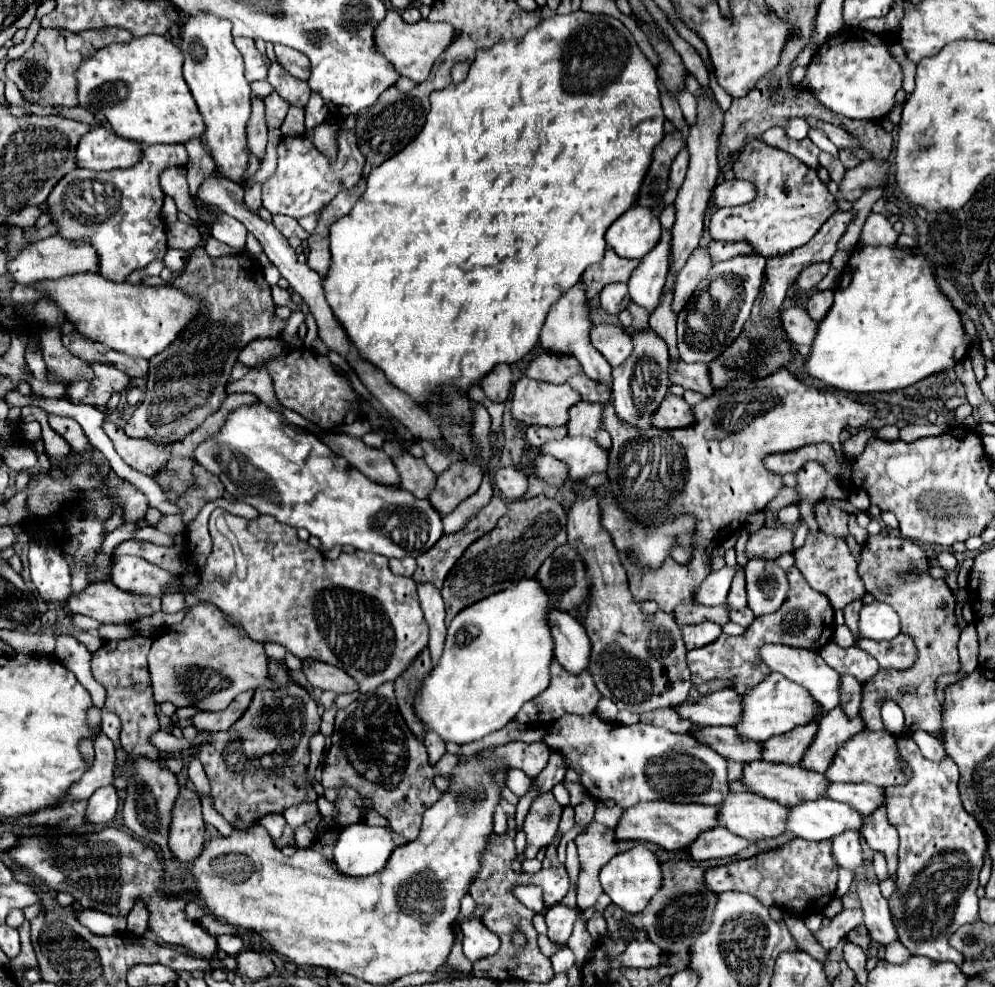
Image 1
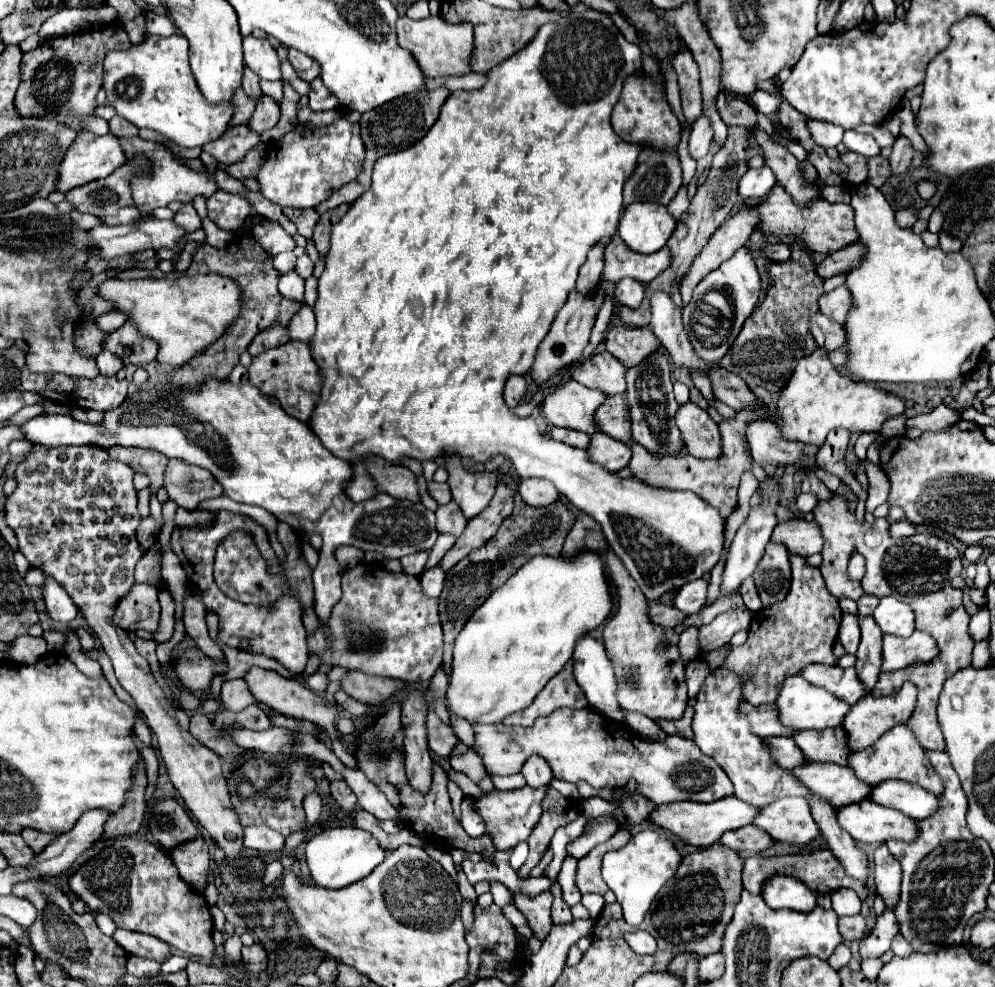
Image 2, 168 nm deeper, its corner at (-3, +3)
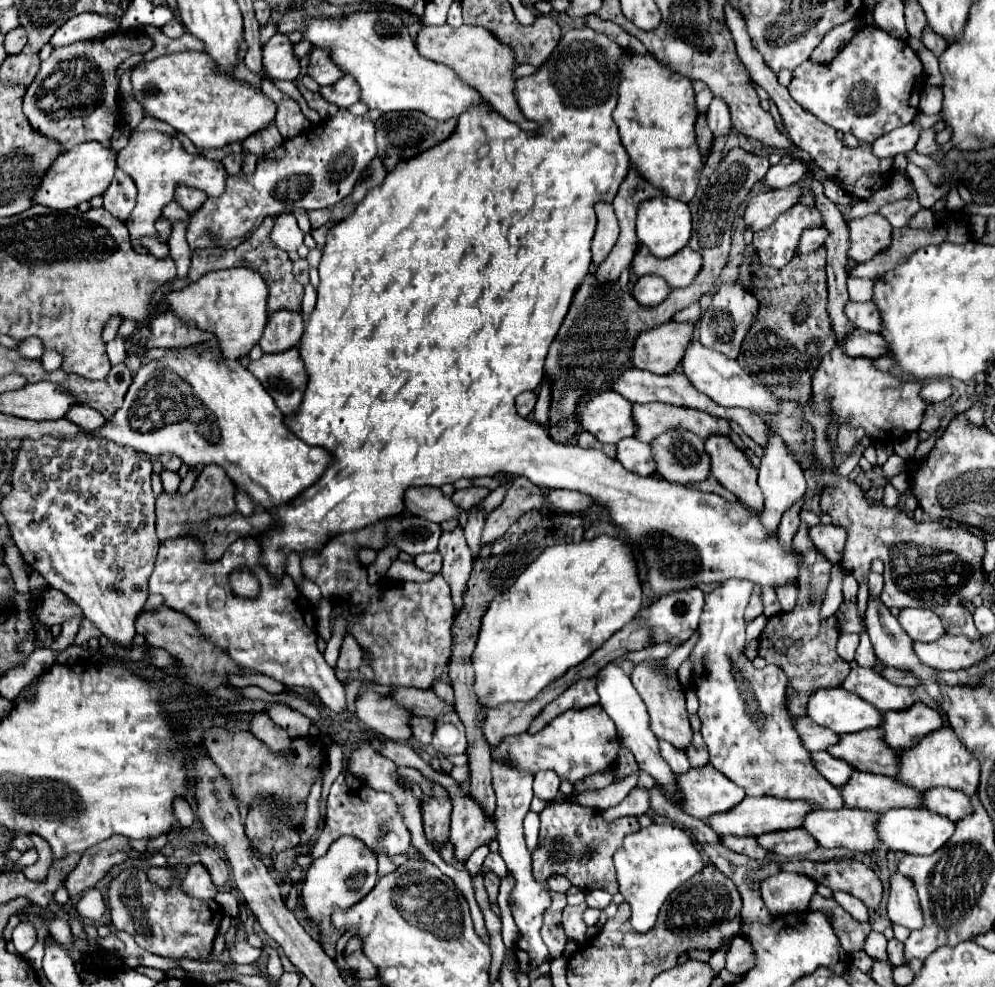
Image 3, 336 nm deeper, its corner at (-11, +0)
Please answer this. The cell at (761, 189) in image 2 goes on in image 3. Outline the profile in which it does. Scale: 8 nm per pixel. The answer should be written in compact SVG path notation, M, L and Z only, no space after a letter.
M783 157L775 167L771 167L763 179L765 189L775 189L775 187L791 187L795 185L805 173L809 171L809 167L805 165L805 161L801 159L791 159L791 157Z

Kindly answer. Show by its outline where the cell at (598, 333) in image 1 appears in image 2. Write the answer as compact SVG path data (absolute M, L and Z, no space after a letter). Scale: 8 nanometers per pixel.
M613 326L605 336L605 348L627 368L641 364L647 356L661 348L659 338L651 332L649 326Z

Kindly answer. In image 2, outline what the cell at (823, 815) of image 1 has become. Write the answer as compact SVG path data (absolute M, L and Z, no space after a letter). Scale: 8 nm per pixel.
M861 800L847 808L839 808L837 820L853 840L863 844L883 844L887 840L915 842L919 834L915 818L893 808L879 806L873 800Z

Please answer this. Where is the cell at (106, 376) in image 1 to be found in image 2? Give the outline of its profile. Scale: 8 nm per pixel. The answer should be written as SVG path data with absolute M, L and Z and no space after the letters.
M103 350L97 356L97 366L99 366L99 370L101 370L103 376L115 376L123 368L123 360L119 360L117 354L113 354L109 350Z

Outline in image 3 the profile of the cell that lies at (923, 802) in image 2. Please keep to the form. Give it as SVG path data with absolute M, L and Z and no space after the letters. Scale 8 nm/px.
M933 787L921 791L921 799L923 799L923 809L935 811L943 817L949 817L951 821L959 821L963 815L973 811L969 797L949 787Z

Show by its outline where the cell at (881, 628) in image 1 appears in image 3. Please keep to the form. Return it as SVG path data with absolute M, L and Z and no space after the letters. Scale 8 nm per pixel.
M901 609L897 619L913 641L927 643L945 635L941 619L929 609Z

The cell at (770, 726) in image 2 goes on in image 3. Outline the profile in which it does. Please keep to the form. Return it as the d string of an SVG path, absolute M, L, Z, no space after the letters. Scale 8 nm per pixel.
M809 717L795 719L795 731L799 731L799 739L803 739L807 751L825 751L829 745L837 743L837 733L813 723Z

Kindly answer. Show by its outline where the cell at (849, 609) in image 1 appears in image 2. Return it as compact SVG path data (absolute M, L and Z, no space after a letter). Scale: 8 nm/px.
M859 616L859 624L861 624L861 644L855 654L857 656L855 670L863 680L863 684L867 688L873 688L877 684L877 676L881 672L881 662L883 662L883 654L881 654L883 632L869 616L865 618Z

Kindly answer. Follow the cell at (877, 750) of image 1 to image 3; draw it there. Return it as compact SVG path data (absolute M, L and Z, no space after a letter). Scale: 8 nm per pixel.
M943 727L931 735L925 735L915 747L899 751L899 771L895 779L919 791L929 787L949 787L973 795L979 785L979 761L969 751L965 751L963 743L955 737L951 727Z

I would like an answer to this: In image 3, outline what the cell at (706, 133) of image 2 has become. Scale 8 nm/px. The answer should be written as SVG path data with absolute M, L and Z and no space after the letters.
M721 99L711 101L711 105L707 109L707 125L713 133L713 141L717 141L719 137L729 133L731 119L729 119L729 109L727 109L725 101L721 101Z

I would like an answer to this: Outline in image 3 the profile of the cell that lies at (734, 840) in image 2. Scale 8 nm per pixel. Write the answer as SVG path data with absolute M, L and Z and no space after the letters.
M797 827L797 829L787 829L787 831L771 831L771 833L763 833L759 837L759 845L775 855L787 857L787 859L799 859L805 857L809 851L813 851L817 847L815 839L811 835L805 833L805 829Z

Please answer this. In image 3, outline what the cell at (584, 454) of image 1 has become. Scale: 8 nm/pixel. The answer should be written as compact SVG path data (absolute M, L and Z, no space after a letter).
M625 437L617 443L617 461L623 463L623 467L627 467L629 471L635 471L637 475L651 475L655 471L651 447L637 441L635 437Z

